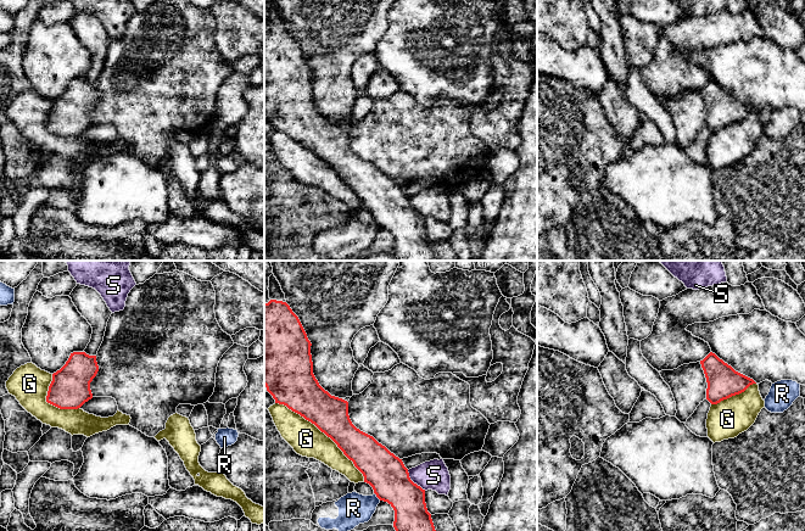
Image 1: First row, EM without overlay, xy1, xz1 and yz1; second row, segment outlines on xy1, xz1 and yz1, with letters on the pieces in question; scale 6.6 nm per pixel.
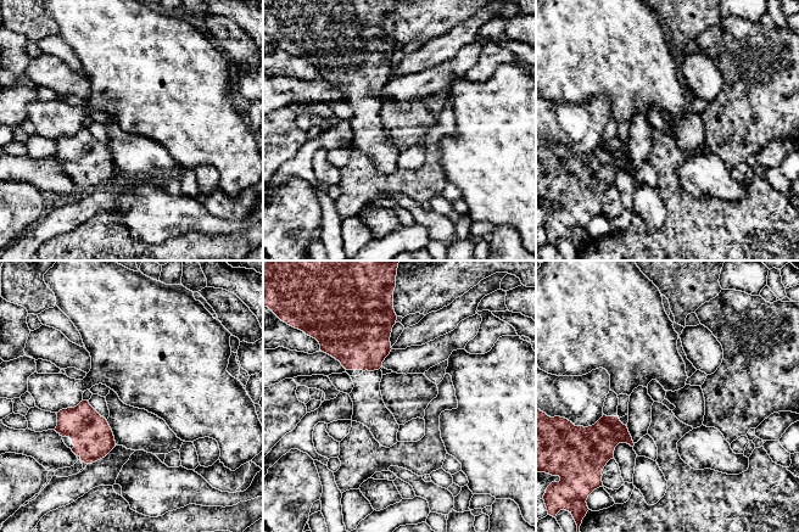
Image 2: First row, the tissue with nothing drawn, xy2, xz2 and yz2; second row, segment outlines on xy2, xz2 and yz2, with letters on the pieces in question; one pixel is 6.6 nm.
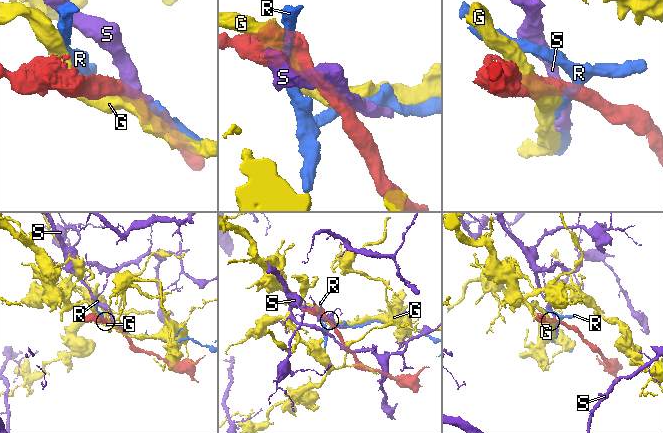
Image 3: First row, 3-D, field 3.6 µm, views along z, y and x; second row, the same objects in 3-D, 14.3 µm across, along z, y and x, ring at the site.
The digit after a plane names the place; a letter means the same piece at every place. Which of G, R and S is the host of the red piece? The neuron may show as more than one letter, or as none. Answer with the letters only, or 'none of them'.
none of them

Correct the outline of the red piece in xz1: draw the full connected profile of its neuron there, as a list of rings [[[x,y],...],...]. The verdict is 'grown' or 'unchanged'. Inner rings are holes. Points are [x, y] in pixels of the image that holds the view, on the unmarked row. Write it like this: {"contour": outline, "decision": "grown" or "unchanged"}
{"contour": [[[272,1],[269,4],[269,26],[270,28],[268,30],[264,30],[264,113],[267,114],[267,118],[273,123],[273,125],[275,127],[275,130],[279,132],[284,132],[286,133],[289,136],[291,136],[292,139],[300,141],[301,144],[303,144],[306,147],[311,149],[312,151],[314,151],[322,160],[324,160],[328,164],[330,164],[336,172],[337,174],[343,179],[343,181],[353,189],[354,194],[363,201],[364,203],[364,209],[369,211],[373,217],[374,220],[376,222],[376,224],[380,228],[387,229],[395,237],[395,248],[393,248],[393,255],[396,257],[397,261],[436,261],[432,246],[431,246],[431,241],[427,239],[426,235],[426,230],[425,230],[425,217],[423,217],[420,213],[418,213],[417,211],[414,211],[410,205],[409,205],[409,200],[408,196],[404,194],[402,186],[399,186],[398,184],[396,184],[393,180],[391,180],[385,173],[382,173],[381,171],[379,171],[373,163],[360,158],[359,156],[357,156],[348,142],[348,129],[331,123],[328,118],[325,118],[318,110],[318,107],[315,106],[314,101],[313,101],[313,89],[312,89],[312,82],[311,82],[311,68],[307,65],[307,61],[298,46],[298,44],[292,39],[292,37],[290,35],[290,33],[285,29],[285,21],[281,17],[281,13],[279,11],[279,9],[276,7],[276,5],[274,4],[274,1]]], "decision": "grown"}

